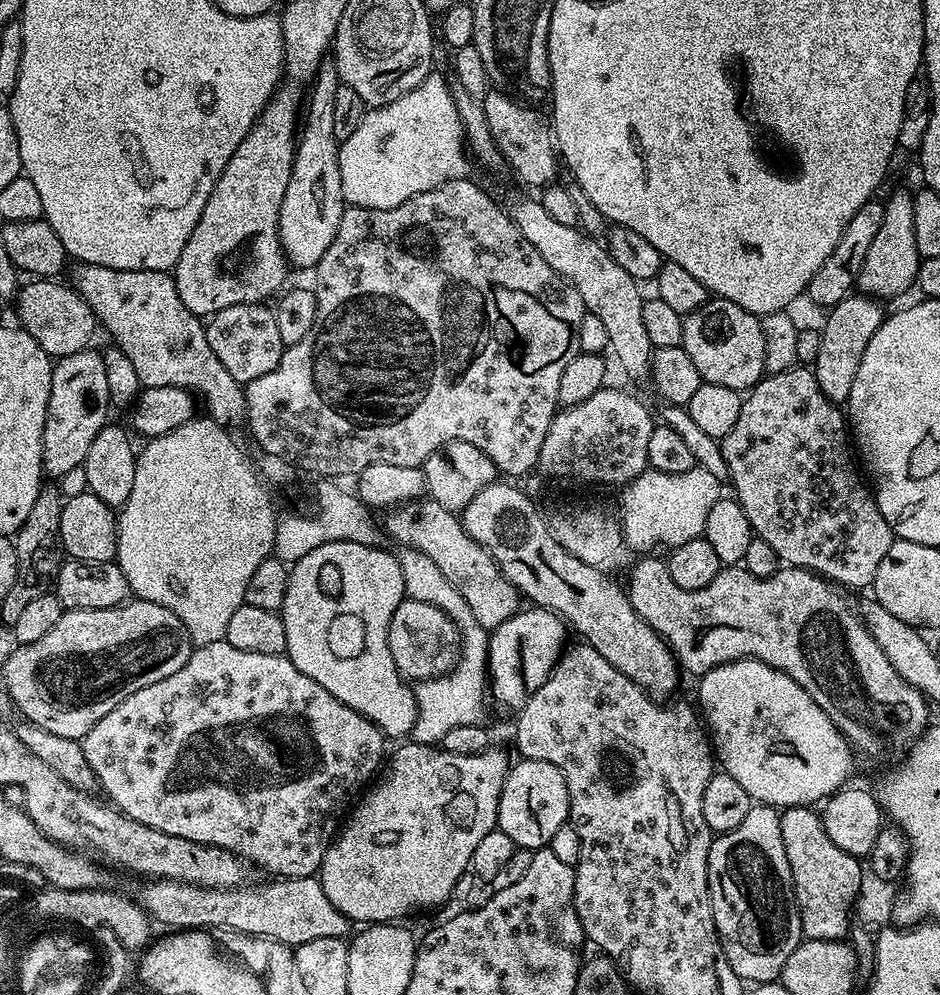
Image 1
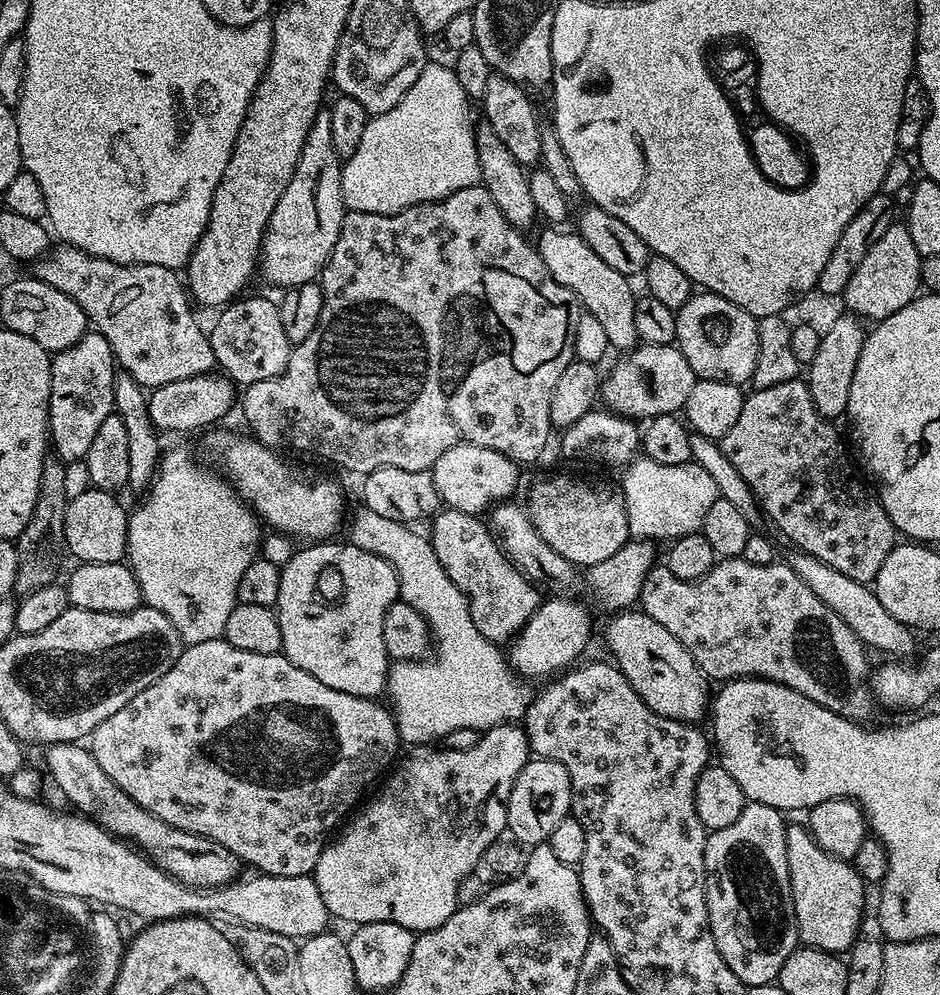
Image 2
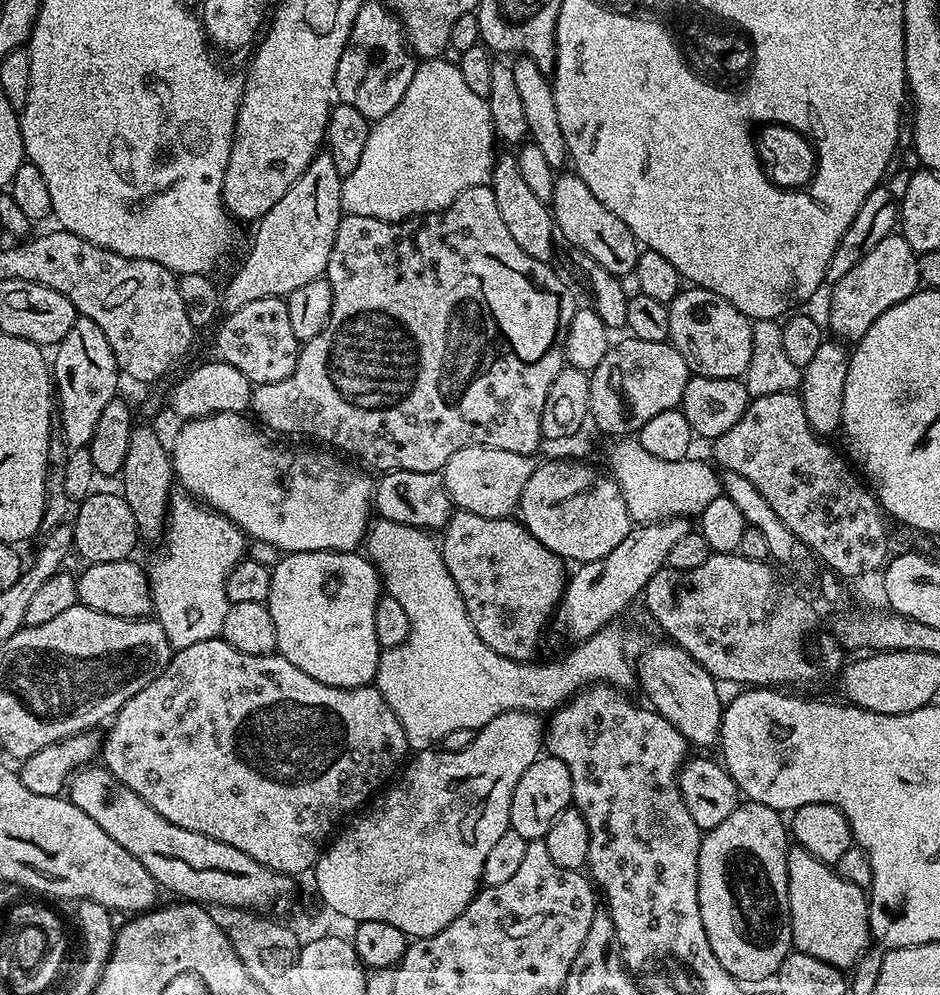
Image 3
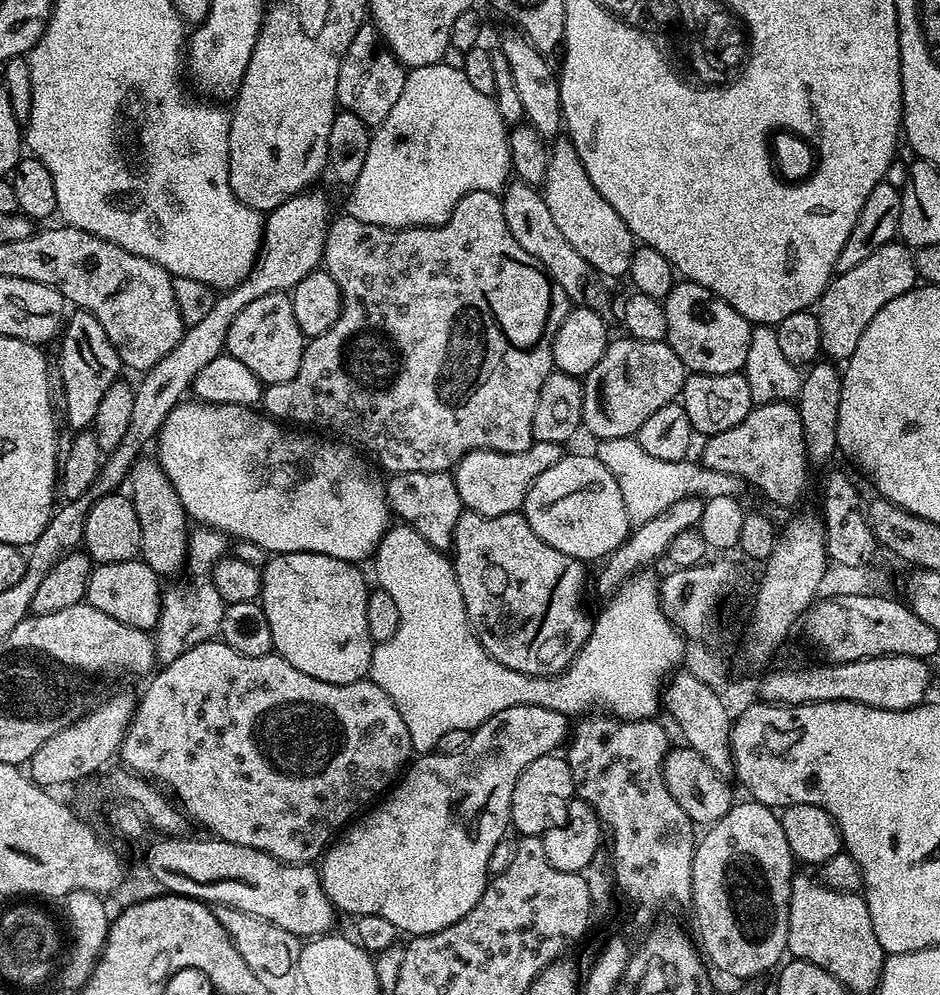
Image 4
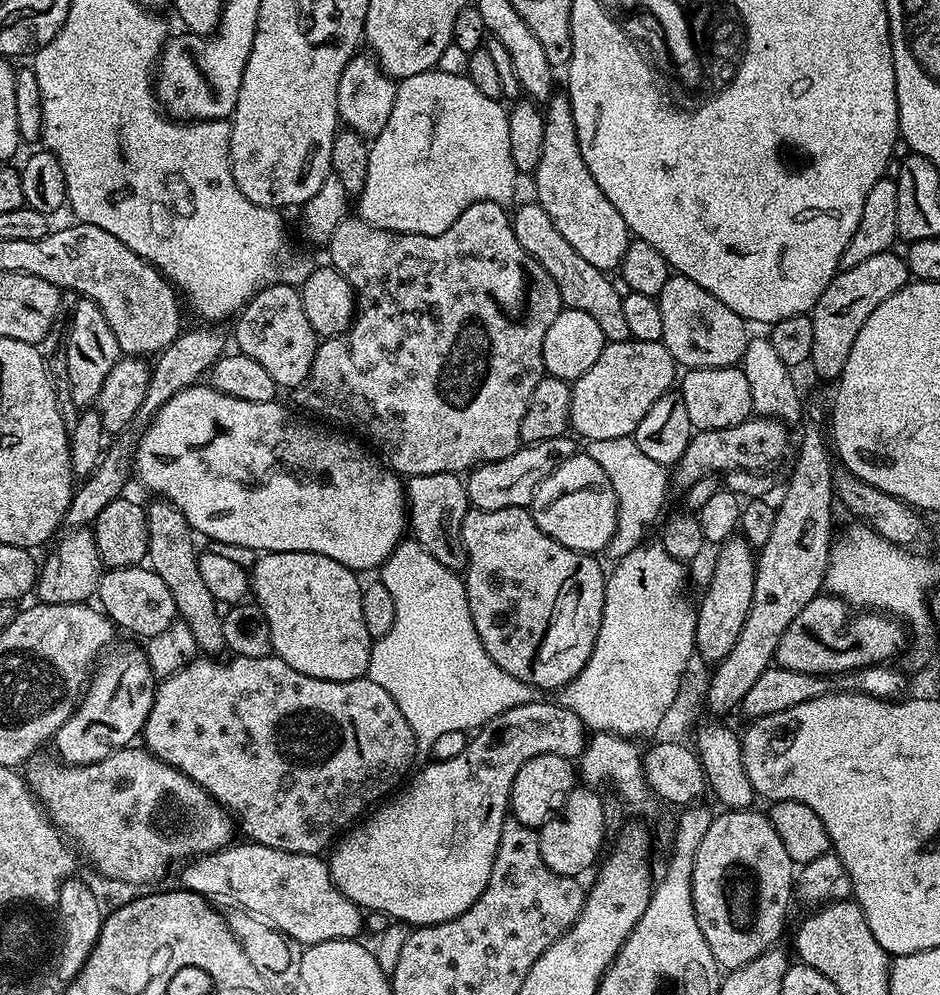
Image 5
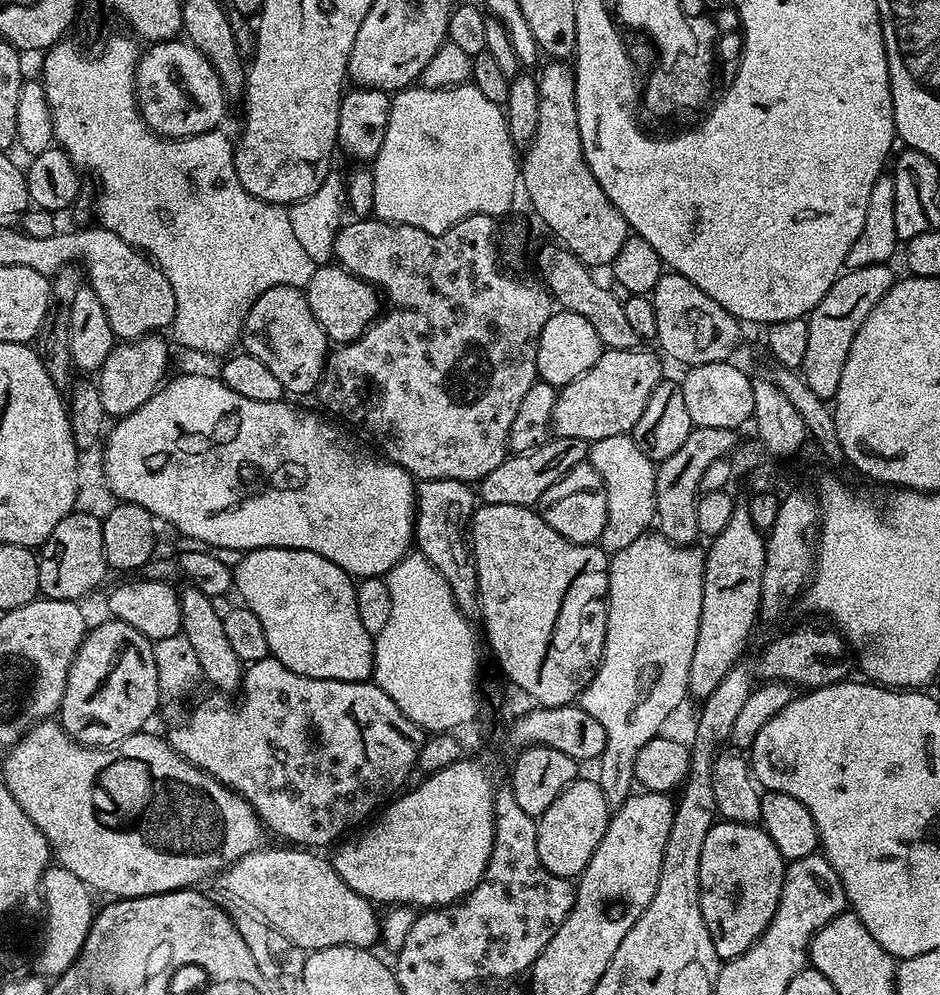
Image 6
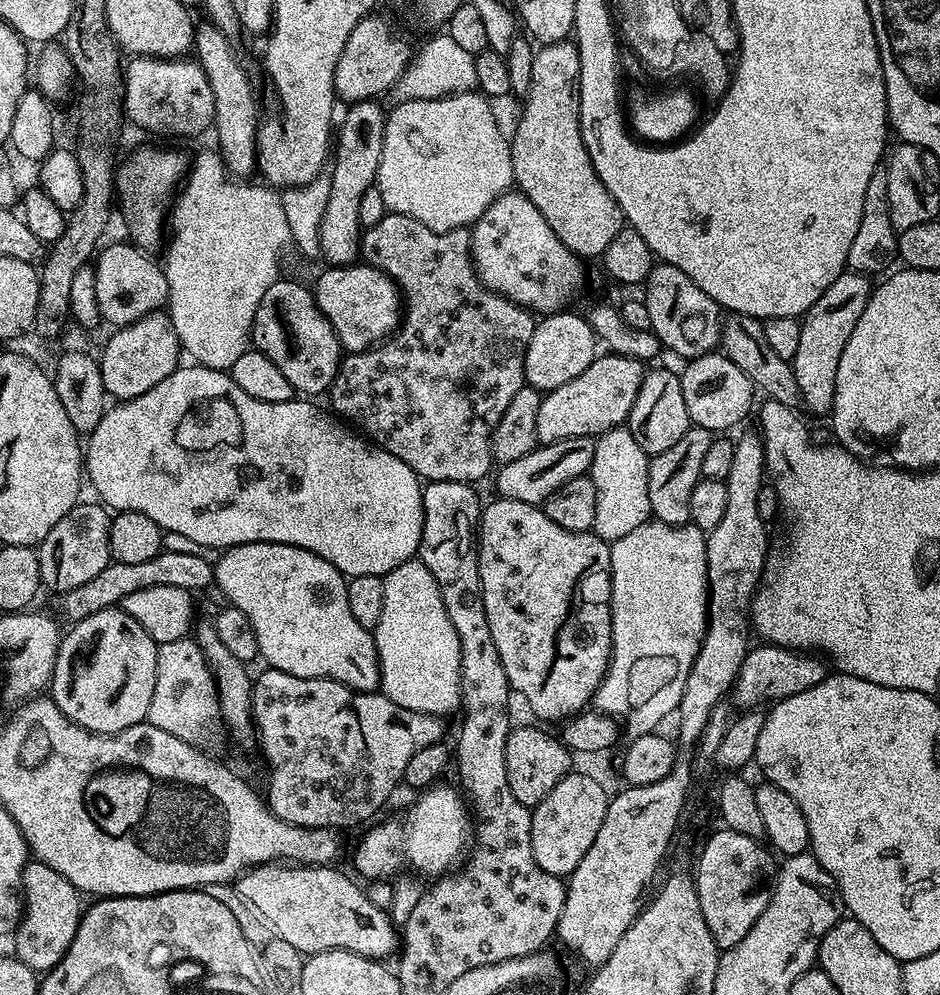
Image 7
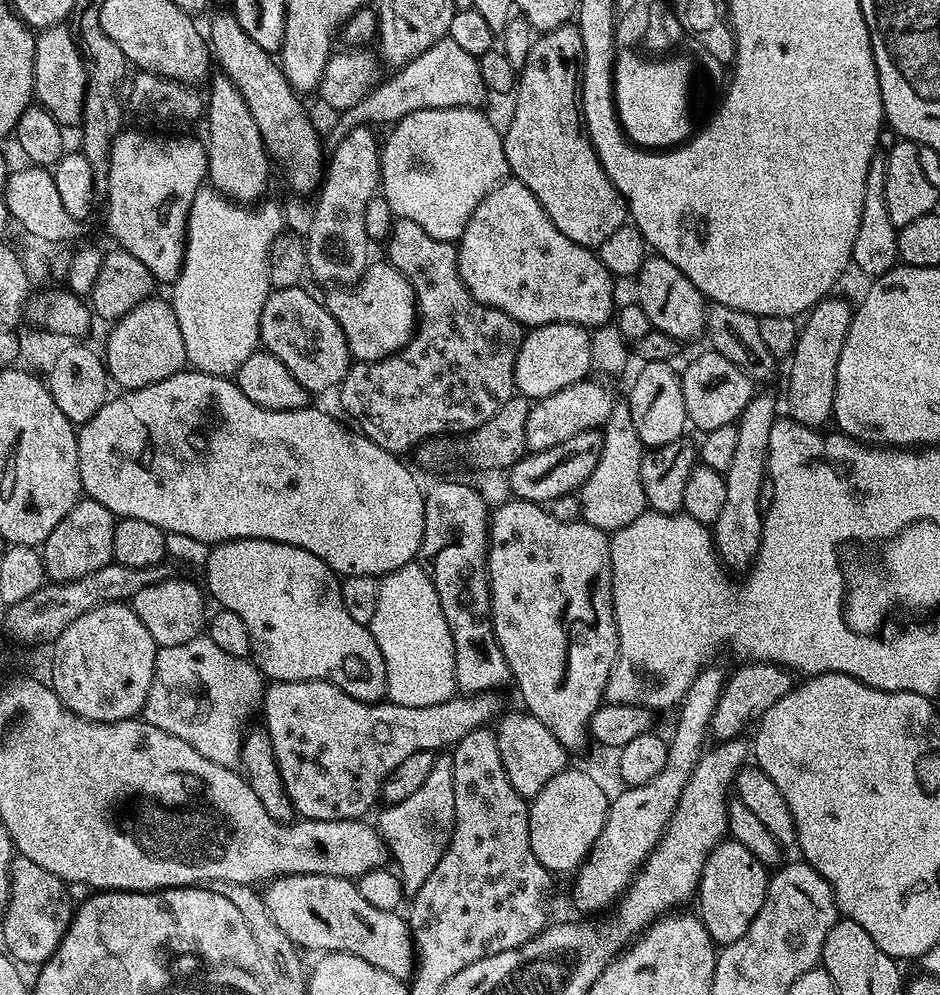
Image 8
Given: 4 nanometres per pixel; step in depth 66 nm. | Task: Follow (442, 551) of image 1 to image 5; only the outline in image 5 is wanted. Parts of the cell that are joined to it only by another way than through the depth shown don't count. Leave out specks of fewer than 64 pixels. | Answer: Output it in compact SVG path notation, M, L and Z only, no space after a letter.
M469 507L466 518L462 522L462 534L460 537L468 555L468 567L462 573L464 589L468 595L468 605L470 606L470 614L474 622L474 630L478 630L478 638L482 642L486 654L498 666L502 666L502 670L506 670L506 674L514 674L514 678L518 678L523 684L531 684L537 690L543 690L543 688L559 690L565 684L569 684L586 666L586 662L594 650L594 642L598 638L598 630L602 622L606 572L605 569L600 569L600 564L596 561L599 559L591 552L570 550L566 546L562 546L562 542L554 542L554 538L542 534L542 530L538 530L538 526L534 522L534 518L528 508L478 510L477 508Z

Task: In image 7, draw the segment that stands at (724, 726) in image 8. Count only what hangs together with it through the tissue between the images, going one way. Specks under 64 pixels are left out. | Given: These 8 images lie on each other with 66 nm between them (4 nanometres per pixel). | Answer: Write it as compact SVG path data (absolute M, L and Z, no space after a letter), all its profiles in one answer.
M760 642L757 645L757 648L756 645L749 647L736 680L732 684L730 700L733 700L731 700L733 705L737 704L737 709L756 710L777 700L785 700L788 696L802 694L802 690L818 686L818 682L822 682L825 676L829 675L829 665L819 655L809 654L804 650L779 648L778 645L767 642Z

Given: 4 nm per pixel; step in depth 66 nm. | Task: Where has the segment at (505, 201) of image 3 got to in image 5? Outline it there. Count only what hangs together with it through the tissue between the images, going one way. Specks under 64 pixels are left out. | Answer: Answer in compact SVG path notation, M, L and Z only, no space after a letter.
M529 202L522 205L517 212L513 211L510 219L522 250L526 250L526 254L530 254L530 258L537 260L542 270L546 270L546 274L554 278L554 286L558 286L561 305L590 314L590 318L598 322L605 341L629 339L630 330L626 327L626 317L622 314L624 296L621 289L619 287L616 289L608 281L609 277L605 273L590 266L590 262L586 262L586 258L582 258L582 254L578 254L578 250L574 250L574 246L570 246L570 242L566 242L562 234L558 234L554 222L550 222L550 214L546 214L546 210L542 210L540 204Z

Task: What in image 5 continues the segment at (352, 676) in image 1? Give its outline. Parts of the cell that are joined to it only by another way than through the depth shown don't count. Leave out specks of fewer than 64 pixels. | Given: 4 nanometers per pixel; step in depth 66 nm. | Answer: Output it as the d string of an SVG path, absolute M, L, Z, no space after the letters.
M265 552L250 569L250 592L270 622L272 650L282 662L323 680L358 680L367 673L374 641L362 619L362 580L342 562L309 552Z

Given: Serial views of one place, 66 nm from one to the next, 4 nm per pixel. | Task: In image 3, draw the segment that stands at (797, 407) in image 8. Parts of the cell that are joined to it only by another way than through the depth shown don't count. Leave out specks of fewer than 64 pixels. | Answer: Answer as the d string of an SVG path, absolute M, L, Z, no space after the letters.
M893 234L882 238L882 242L878 242L878 246L874 250L870 250L870 254L866 254L866 258L862 258L862 262L858 262L858 266L854 266L854 270L850 270L850 274L846 274L846 278L842 278L837 284L831 285L832 297L828 300L828 324L832 327L831 335L839 338L841 341L858 342L866 334L866 330L870 330L870 326L874 326L874 322L880 315L885 312L891 304L902 302L906 298L910 298L921 287L920 275L918 274L918 253L912 249L910 242L906 242L904 237L899 234Z

